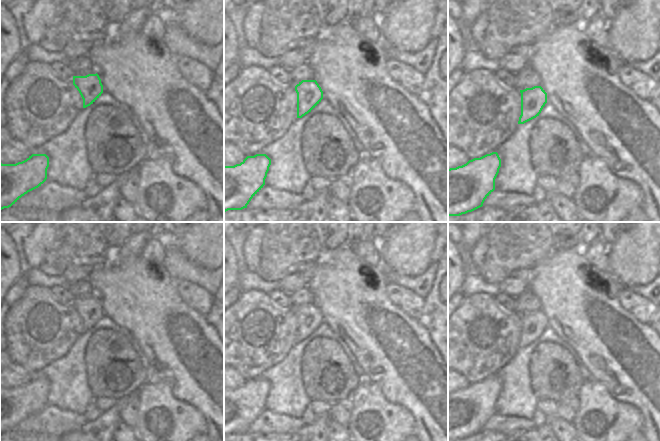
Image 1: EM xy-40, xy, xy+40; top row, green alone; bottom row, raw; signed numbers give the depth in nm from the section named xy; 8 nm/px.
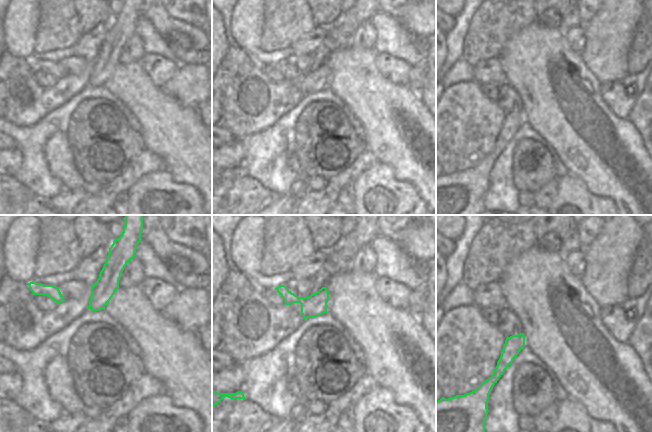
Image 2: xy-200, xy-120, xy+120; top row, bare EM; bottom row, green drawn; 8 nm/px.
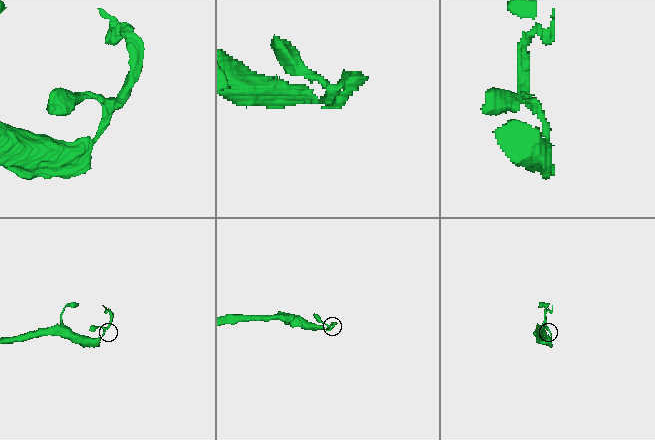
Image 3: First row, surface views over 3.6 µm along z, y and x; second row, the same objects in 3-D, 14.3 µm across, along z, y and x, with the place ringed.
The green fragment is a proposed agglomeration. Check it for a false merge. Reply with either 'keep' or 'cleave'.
keep

